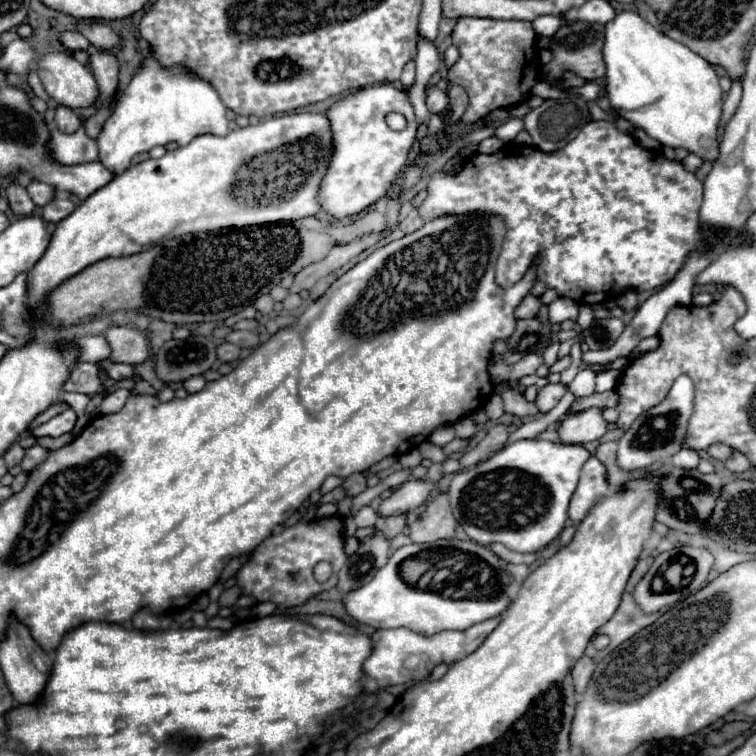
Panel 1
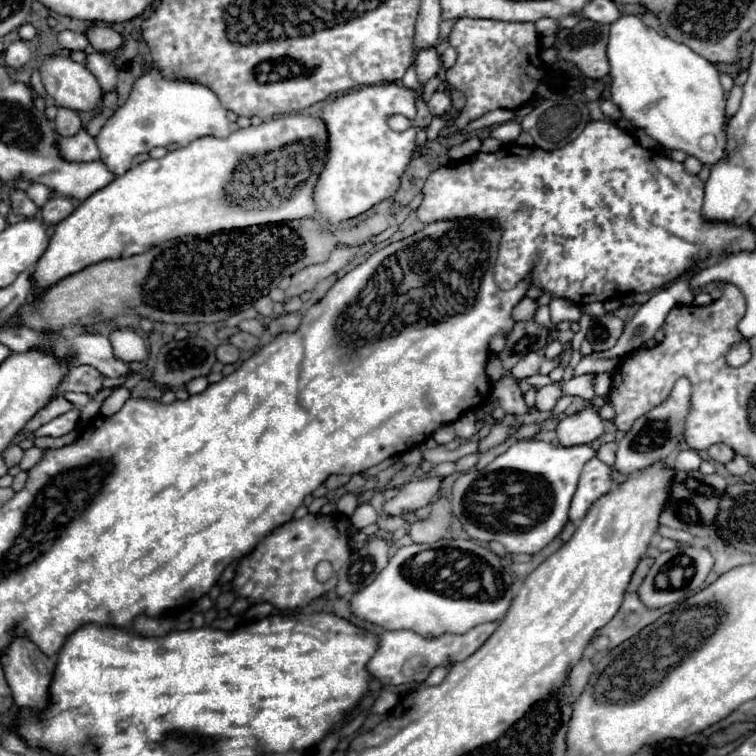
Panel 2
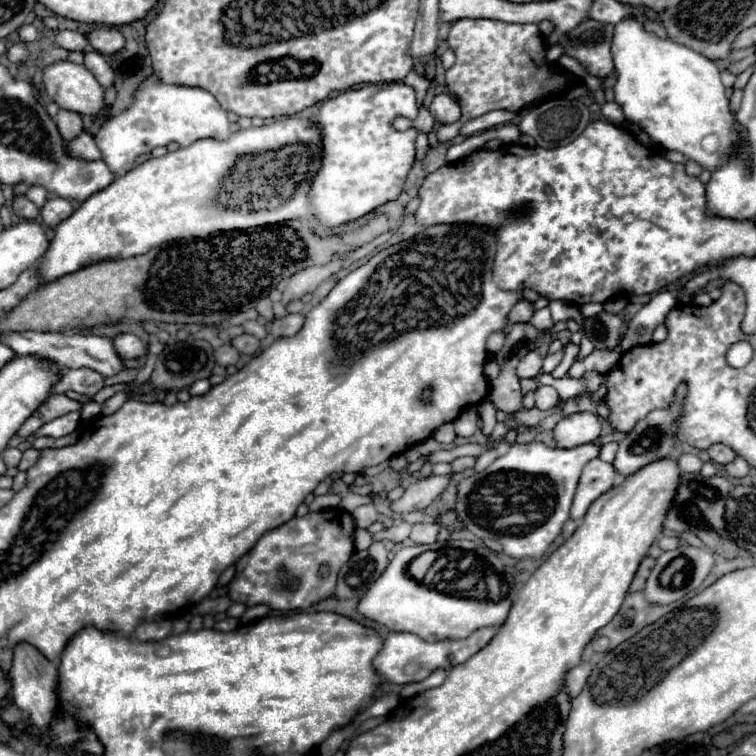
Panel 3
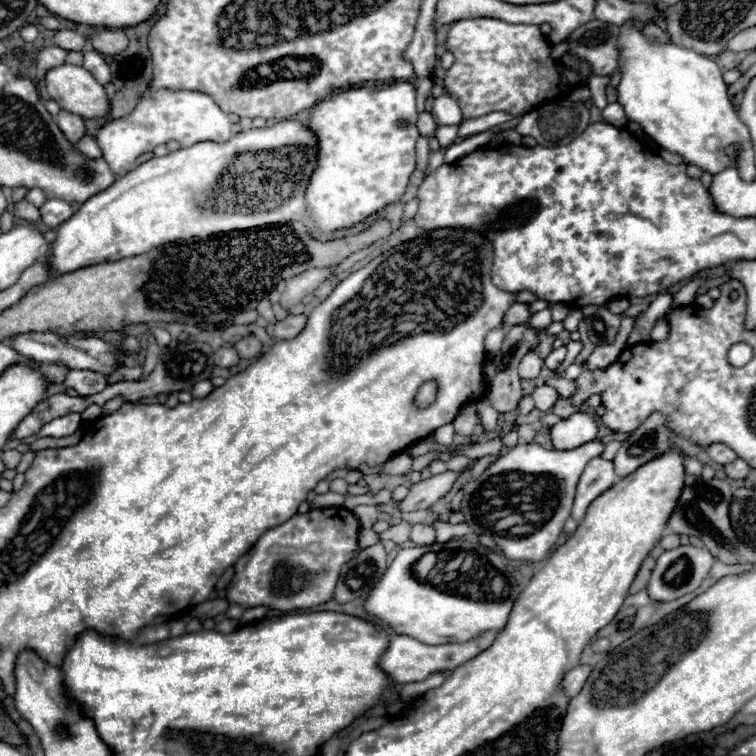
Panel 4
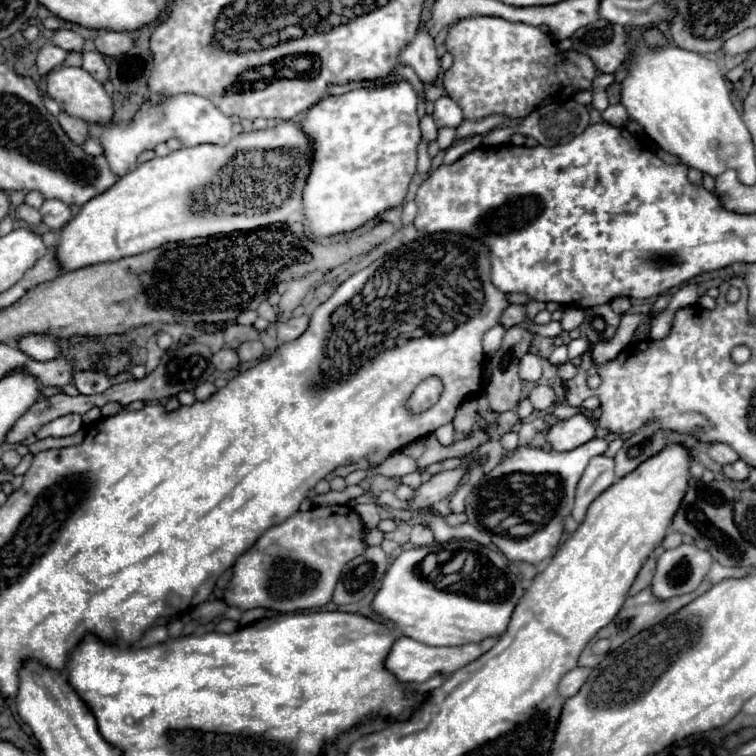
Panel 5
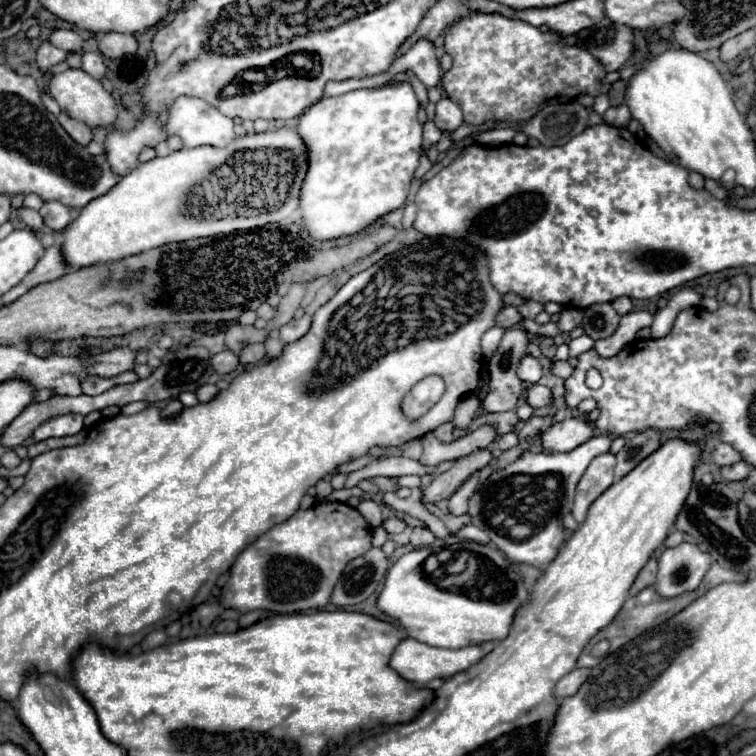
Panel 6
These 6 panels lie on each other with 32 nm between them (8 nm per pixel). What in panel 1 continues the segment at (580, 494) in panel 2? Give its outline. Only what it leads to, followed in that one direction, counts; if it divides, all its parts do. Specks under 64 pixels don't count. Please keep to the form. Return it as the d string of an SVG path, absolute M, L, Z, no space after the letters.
M592 456L582 468L578 488L570 500L570 510L568 510L570 520L578 524L600 498L610 494L612 494L612 488L608 482L606 466Z

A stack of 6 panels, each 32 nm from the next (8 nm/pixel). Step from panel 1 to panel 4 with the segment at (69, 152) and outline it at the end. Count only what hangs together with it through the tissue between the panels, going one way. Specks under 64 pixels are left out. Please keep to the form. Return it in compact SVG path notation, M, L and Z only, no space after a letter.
M84 136L84 140L80 140L80 144L76 144L76 148L80 148L80 152L84 152L88 158L100 158L102 156L102 150L92 136Z

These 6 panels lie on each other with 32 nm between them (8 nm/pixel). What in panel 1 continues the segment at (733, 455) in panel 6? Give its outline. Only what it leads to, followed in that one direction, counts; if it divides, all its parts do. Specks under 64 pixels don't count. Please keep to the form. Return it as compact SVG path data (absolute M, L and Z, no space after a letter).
M712 444L706 452L708 452L708 456L712 456L714 460L720 460L720 462L726 462L732 456L732 448L728 448L726 444Z

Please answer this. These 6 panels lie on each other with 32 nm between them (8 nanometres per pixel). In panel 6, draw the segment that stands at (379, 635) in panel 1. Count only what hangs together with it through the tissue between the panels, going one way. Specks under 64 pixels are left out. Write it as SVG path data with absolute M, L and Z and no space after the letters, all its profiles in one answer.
M406 638L402 640L394 654L392 654L392 660L390 660L390 666L406 680L418 684L418 686L424 686L428 684L430 680L434 678L450 678L458 672L464 672L468 670L470 666L474 666L476 662L480 662L486 654L490 654L494 650L496 644L478 644L478 646L472 646L472 648L460 648L460 650L446 650L446 648L434 648L434 646L428 646L424 642L418 642L414 638Z

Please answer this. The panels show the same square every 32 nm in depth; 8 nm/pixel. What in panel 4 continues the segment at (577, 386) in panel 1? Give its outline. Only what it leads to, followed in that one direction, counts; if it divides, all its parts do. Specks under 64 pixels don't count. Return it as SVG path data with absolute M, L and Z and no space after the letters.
M548 378L546 384L552 384L554 388L558 388L558 392L560 392L562 398L568 398L576 390L576 384L572 380L566 380L566 378L556 378L556 380Z

